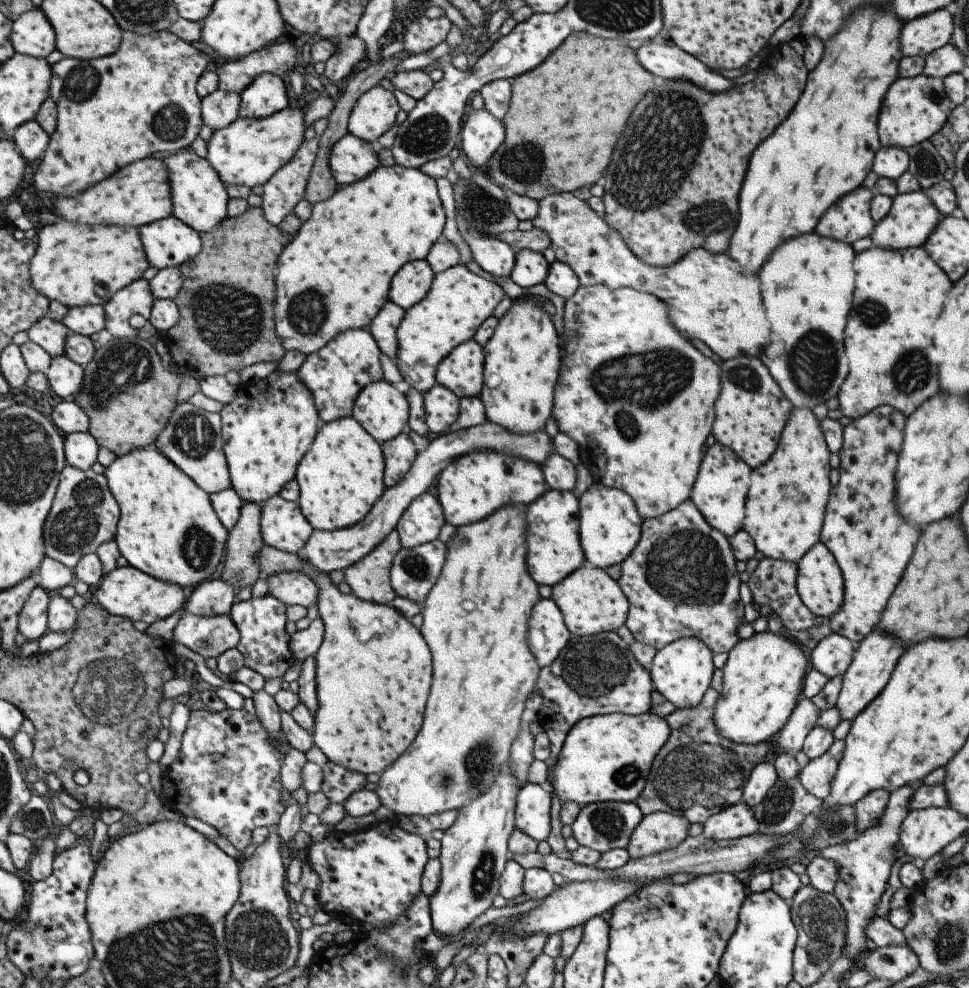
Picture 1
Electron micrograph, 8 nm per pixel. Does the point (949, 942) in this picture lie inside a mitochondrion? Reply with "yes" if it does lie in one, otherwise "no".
yes

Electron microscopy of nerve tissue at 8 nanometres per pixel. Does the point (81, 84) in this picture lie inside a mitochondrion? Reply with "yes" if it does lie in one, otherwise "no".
yes

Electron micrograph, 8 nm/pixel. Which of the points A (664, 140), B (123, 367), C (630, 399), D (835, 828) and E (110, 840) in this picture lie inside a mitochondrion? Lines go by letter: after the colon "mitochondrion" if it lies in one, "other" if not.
A: mitochondrion
B: mitochondrion
C: mitochondrion
D: mitochondrion
E: other

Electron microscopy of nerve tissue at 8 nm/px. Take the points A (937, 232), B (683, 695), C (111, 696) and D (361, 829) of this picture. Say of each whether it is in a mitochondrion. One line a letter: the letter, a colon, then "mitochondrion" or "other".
A: other
B: other
C: mitochondrion
D: other

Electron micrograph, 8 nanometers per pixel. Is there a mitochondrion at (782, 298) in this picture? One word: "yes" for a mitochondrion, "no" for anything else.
no

